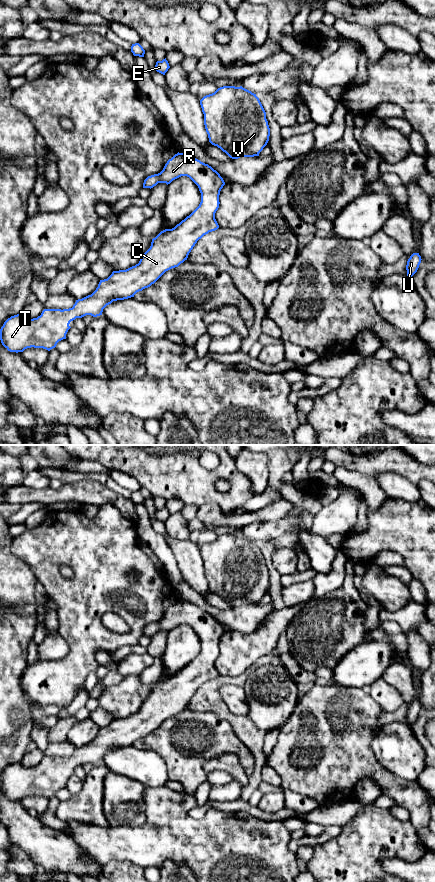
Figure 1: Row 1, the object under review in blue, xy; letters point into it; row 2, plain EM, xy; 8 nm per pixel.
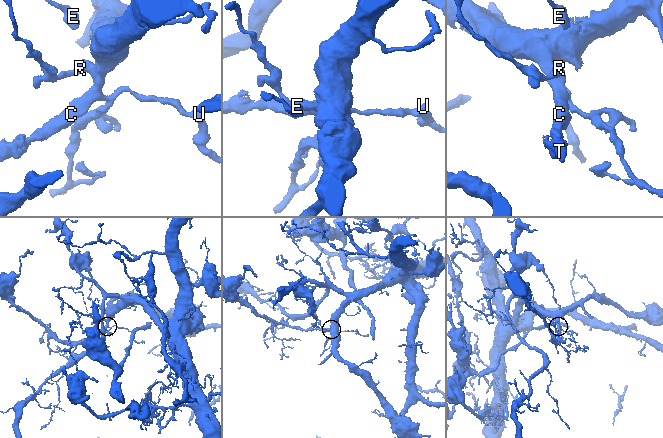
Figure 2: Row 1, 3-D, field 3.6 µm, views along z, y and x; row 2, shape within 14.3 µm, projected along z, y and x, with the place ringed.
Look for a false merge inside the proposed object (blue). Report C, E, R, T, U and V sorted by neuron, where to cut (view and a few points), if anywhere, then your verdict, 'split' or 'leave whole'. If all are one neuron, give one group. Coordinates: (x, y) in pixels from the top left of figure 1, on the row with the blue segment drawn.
C E R T U V | no cut | leave whole

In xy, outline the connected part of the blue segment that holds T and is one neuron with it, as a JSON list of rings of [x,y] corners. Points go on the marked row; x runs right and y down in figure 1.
[[[177,153],[167,161],[163,170],[148,176],[143,183],[143,188],[153,188],[158,183],[170,184],[173,180],[181,177],[189,177],[199,188],[201,202],[199,206],[184,220],[172,229],[161,231],[152,239],[150,248],[143,254],[138,264],[126,270],[113,271],[104,280],[100,280],[98,287],[91,294],[76,300],[69,309],[44,309],[40,316],[33,319],[23,318],[17,314],[8,318],[0,329],[2,345],[10,352],[23,352],[27,348],[43,348],[48,351],[55,348],[57,343],[66,339],[66,334],[71,328],[70,322],[86,315],[97,317],[102,315],[103,309],[113,301],[124,300],[154,284],[166,271],[178,267],[187,260],[189,253],[204,235],[215,231],[219,225],[215,219],[215,213],[219,208],[220,191],[225,185],[223,178],[208,164],[184,153]]]

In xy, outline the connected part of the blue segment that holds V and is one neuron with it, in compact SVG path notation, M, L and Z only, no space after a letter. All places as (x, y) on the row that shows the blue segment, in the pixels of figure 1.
M223 86L214 93L204 96L200 100L200 105L209 142L220 148L230 158L259 156L267 145L270 128L266 112L259 98L251 91L242 86Z

